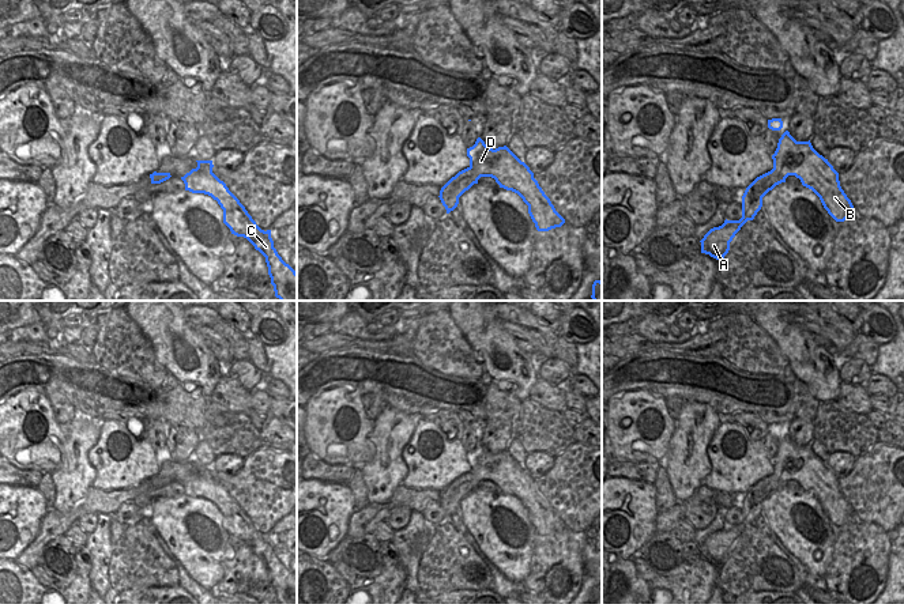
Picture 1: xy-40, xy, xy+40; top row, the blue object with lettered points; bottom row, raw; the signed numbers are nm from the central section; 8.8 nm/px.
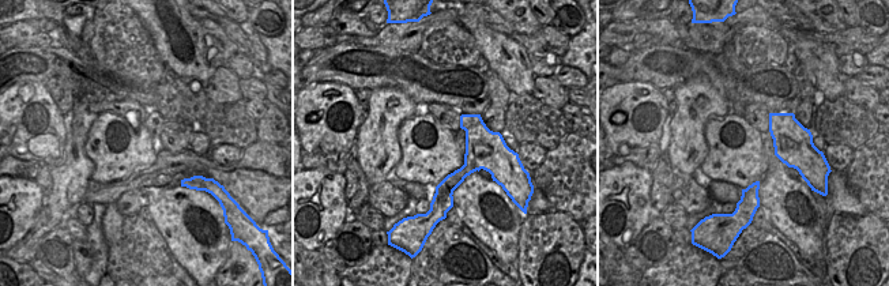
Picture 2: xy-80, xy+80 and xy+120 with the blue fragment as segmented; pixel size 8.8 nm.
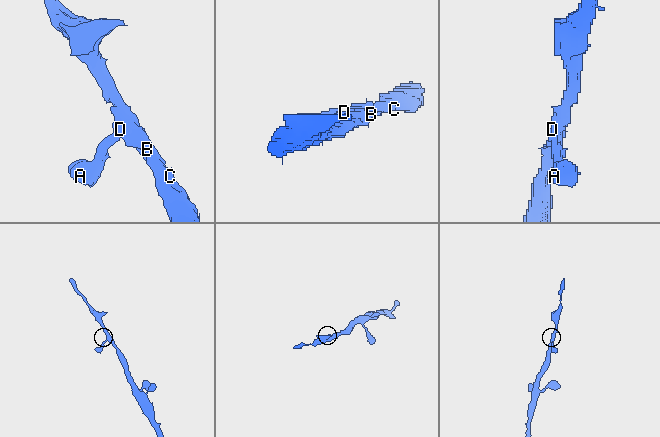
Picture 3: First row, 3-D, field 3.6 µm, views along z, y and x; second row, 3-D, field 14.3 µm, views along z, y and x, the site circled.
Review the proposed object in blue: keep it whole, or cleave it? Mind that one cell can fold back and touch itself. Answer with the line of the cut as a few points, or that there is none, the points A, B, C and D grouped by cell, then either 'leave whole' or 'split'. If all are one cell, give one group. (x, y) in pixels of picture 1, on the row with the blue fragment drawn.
no cut; A B C D; leave whole

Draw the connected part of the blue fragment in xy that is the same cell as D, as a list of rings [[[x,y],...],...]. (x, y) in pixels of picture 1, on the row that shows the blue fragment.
[[[478,137],[475,144],[467,148],[467,156],[470,166],[452,177],[440,190],[438,197],[447,214],[457,207],[459,197],[478,184],[481,177],[491,177],[500,188],[512,190],[523,199],[538,231],[549,231],[565,223],[530,167],[506,146],[493,150]]]

